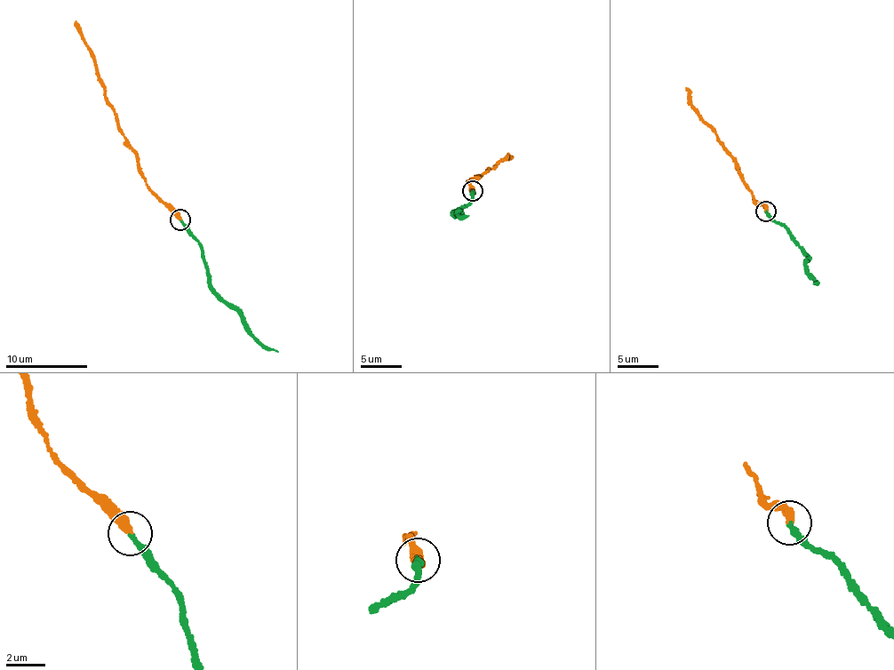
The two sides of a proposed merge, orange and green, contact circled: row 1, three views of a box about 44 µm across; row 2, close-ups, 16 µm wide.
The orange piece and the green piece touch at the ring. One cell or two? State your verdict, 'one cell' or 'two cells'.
one cell

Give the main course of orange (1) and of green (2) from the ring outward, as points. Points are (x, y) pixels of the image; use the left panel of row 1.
1: (179, 219), (147, 185), (135, 151), (127, 145), (119, 128), (91, 47), (75, 20)
2: (179, 219), (196, 239), (212, 291), (239, 313), (242, 323), (266, 346), (278, 352)

